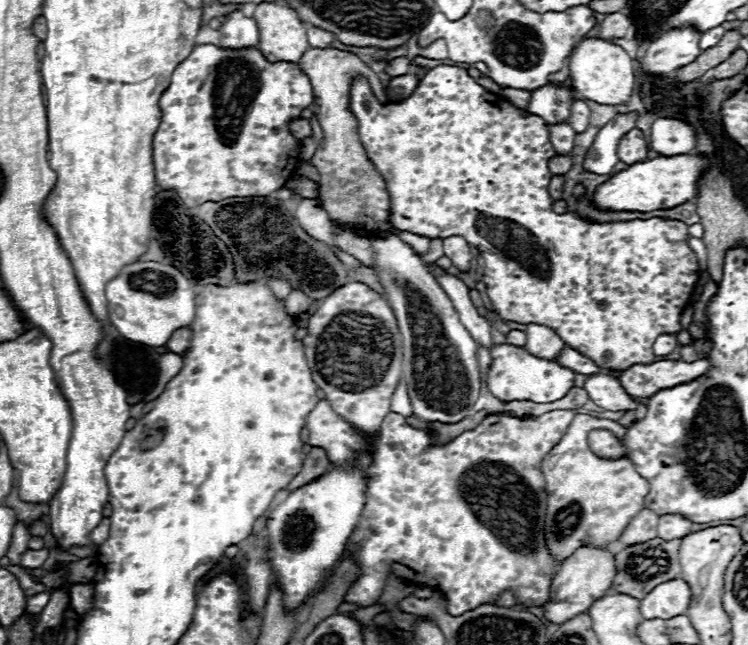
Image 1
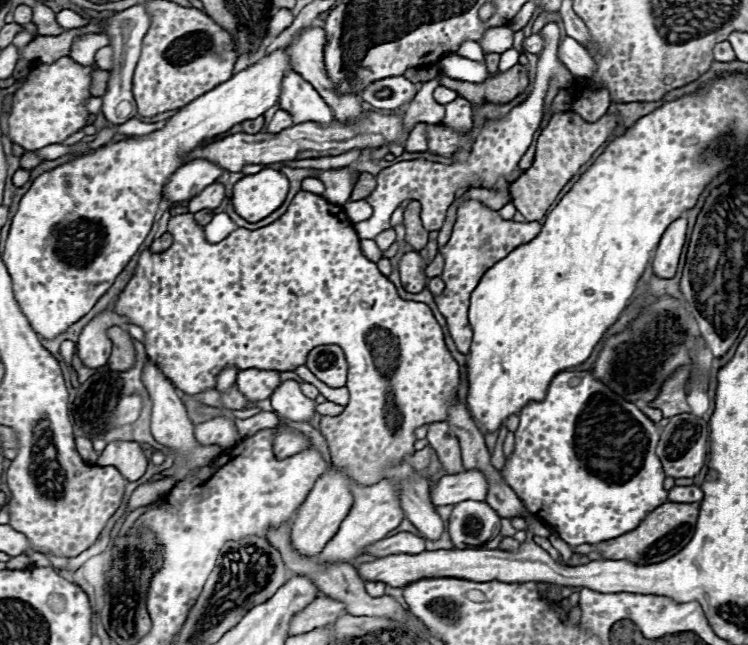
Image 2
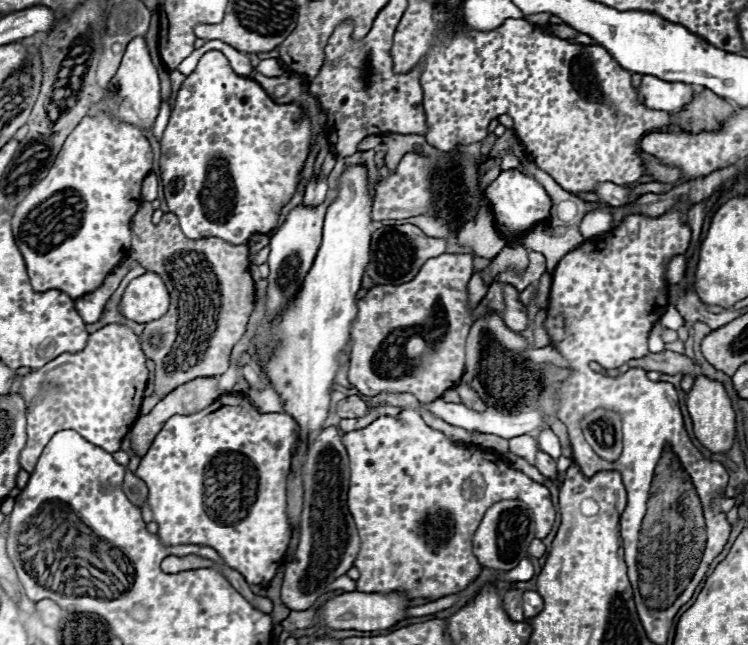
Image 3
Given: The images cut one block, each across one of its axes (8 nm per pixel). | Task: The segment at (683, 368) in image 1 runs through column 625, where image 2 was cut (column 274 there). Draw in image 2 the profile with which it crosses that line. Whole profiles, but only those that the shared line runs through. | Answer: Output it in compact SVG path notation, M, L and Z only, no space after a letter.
M240 370L236 376L236 386L250 404L256 404L260 400L270 398L270 394L276 390L276 386L280 384L278 374L280 372L276 370Z

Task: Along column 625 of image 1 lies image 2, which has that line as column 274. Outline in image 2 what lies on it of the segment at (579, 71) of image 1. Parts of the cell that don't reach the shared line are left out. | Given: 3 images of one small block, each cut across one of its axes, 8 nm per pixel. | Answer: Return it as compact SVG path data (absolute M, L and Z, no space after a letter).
M280 48L248 66L246 70L234 74L214 90L192 100L188 106L180 108L178 114L174 114L162 130L156 130L142 138L130 138L102 146L92 154L82 154L68 164L44 172L32 182L30 190L20 200L18 212L12 218L2 260L12 276L14 300L20 306L22 314L28 318L38 338L56 338L92 310L96 300L112 286L116 276L124 270L124 266L148 236L162 196L160 192L166 180L184 164L182 156L200 146L204 140L210 140L244 120L262 116L278 102L282 78L290 70L290 54L286 48Z

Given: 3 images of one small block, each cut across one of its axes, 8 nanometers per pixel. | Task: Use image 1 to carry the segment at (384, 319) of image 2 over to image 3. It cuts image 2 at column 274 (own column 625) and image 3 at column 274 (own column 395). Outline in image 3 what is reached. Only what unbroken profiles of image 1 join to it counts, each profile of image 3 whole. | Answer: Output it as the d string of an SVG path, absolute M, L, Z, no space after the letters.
M216 50L206 52L200 58L196 70L192 74L188 74L186 80L182 82L182 86L178 90L178 96L176 96L176 104L172 108L170 122L168 122L168 126L164 130L164 136L160 140L160 178L162 178L162 186L164 186L164 198L166 198L166 204L168 204L170 212L174 212L178 216L182 232L188 238L210 238L210 236L216 236L216 238L222 238L222 240L232 242L232 244L244 244L244 242L248 242L248 238L254 232L266 234L266 232L274 230L276 222L278 222L280 208L296 192L296 184L300 182L302 166L304 166L304 162L308 158L308 152L310 152L310 140L312 140L310 120L306 118L306 114L304 114L304 110L300 106L272 102L272 98L262 90L262 86L258 82L234 74L234 70L230 70L230 64L226 62L224 54L218 54Z

